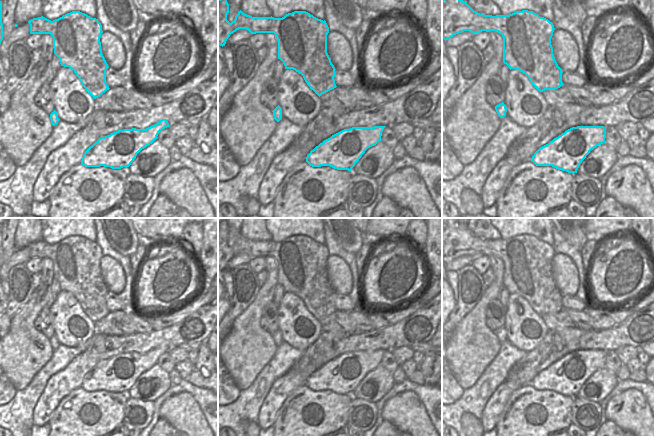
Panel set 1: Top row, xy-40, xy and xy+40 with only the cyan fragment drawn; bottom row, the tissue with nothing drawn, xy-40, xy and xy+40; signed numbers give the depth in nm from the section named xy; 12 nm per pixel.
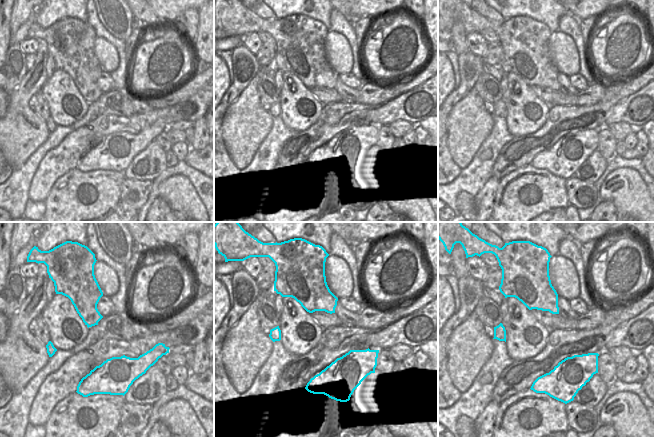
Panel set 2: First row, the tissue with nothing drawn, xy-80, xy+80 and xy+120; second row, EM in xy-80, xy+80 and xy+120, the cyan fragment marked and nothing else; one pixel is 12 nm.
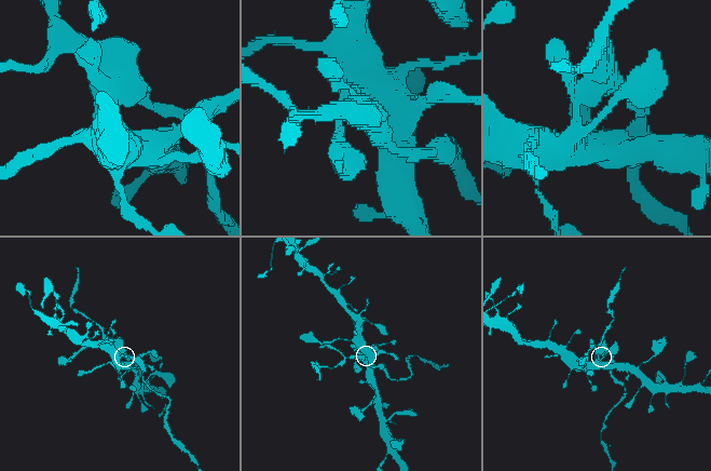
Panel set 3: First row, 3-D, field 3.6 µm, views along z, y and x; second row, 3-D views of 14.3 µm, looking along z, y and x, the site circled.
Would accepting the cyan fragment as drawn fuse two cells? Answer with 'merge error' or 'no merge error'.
merge error

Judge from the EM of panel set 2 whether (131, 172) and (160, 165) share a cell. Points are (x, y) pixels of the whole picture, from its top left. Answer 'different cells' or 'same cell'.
same cell

